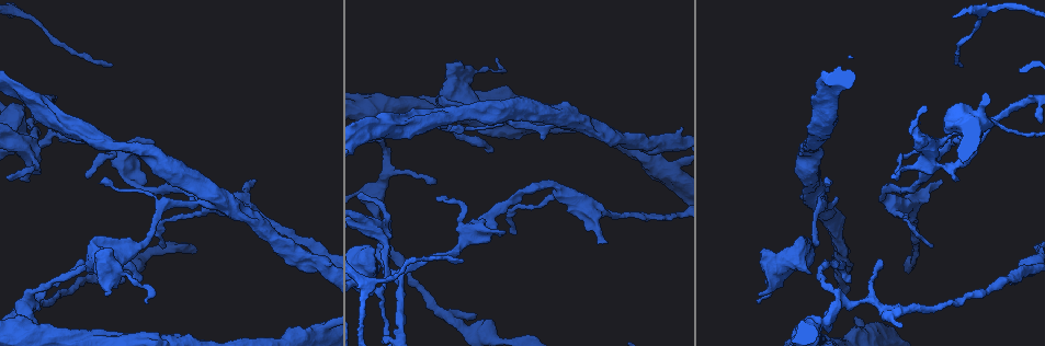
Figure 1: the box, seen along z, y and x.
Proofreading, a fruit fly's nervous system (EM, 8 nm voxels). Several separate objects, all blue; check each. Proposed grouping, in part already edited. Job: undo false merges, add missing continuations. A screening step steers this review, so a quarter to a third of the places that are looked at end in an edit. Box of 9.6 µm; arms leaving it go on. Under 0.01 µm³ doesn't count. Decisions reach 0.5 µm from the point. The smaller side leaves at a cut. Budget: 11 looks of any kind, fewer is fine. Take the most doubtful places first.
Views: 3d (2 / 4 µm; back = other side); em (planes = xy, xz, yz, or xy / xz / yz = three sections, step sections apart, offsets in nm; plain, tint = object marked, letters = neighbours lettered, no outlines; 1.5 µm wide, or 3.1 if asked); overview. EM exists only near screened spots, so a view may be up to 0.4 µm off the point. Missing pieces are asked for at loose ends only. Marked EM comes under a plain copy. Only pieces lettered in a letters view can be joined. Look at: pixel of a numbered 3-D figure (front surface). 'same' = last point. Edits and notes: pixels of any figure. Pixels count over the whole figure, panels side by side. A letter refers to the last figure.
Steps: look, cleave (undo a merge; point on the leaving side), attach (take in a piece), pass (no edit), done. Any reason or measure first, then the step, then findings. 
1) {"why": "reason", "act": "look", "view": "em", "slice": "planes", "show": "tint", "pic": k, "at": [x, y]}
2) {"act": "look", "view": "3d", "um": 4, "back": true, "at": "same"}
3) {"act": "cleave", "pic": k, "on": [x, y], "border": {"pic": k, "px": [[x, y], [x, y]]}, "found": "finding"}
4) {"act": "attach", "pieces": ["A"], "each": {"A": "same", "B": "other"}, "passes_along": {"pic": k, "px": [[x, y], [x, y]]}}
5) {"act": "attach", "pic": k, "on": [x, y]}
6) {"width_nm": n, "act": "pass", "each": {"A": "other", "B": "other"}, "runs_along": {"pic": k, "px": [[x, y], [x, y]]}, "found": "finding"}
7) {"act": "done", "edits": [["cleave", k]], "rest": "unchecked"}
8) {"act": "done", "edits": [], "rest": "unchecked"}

{"act": "look", "view": "em", "slice": "yz", "step": 8, "show": "tint", "pic": 1, "at": [607, 241]}

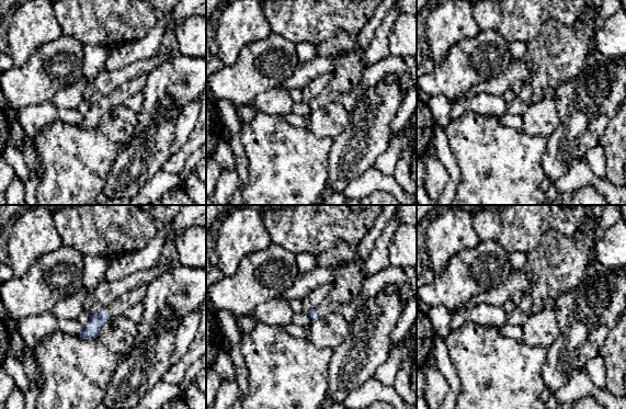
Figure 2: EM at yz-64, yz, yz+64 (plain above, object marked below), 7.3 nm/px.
{"why": "cut it another way", "act": "look", "view": "em", "slice": "planes", "show": "letters", "at": "same"}

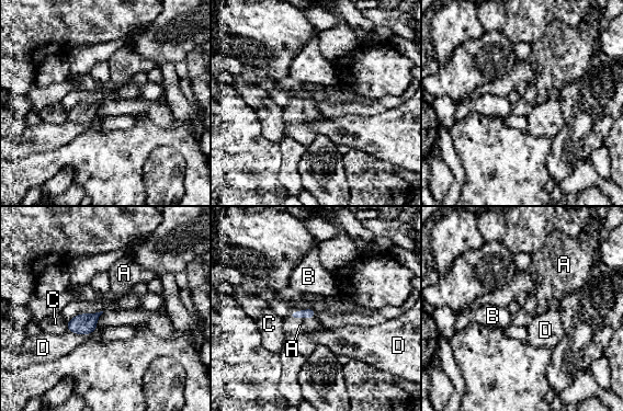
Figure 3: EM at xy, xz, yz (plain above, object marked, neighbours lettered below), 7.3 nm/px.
{"act": "attach", "pieces": ["A"], "each": {"A": "same", "B": "other", "C": "other", "D": "other"}, "passes_along": {"pic": 3, "px": [[308, 312], [302, 317], [299, 326]]}, "found": "it goes on there"}

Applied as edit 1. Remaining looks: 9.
{"why": "branch stops here", "act": "look", "view": "em", "slice": "planes", "show": "tint", "pic": 1, "at": [475, 314]}

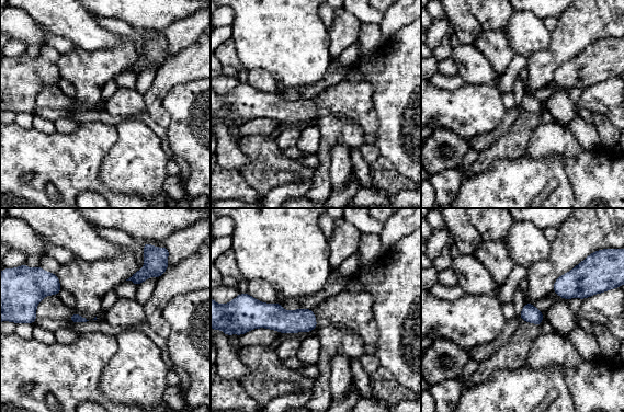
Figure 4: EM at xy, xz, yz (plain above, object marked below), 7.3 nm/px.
{"why": "what lies round it", "act": "look", "view": "em", "slice": "planes", "show": "letters", "at": "same"}

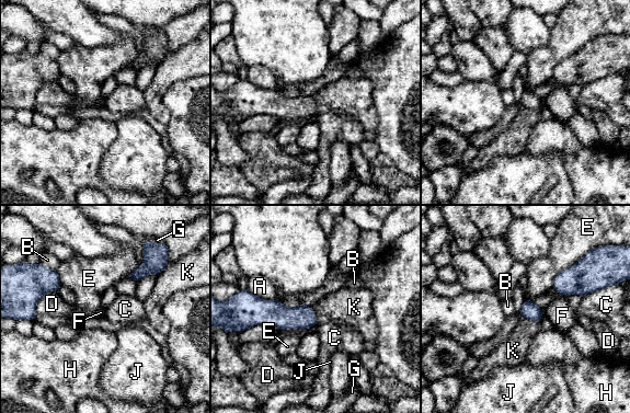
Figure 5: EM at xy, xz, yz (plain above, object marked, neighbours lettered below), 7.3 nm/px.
{"act": "pass", "each": {"A": "other", "B": "other", "C": "other", "D": "other", "E": "other", "F": "other", "G": "other", "H": "other", "J": "other", "K": "other"}, "found": "no lettered piece goes on from it"}

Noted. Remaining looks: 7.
{"why": "free end", "act": "look", "view": "3d", "um": 4, "pic": 1, "at": [759, 293]}

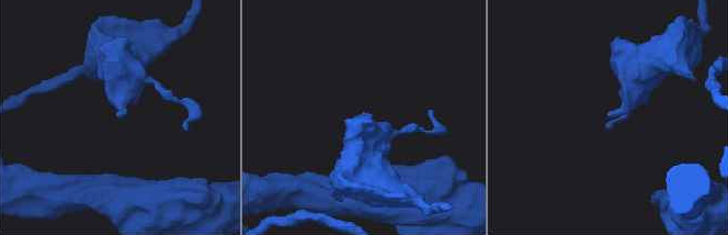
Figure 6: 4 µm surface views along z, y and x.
{"act": "look", "view": "em", "slice": "xy", "step": 4, "show": "tint", "pic": 6, "at": [609, 115]}

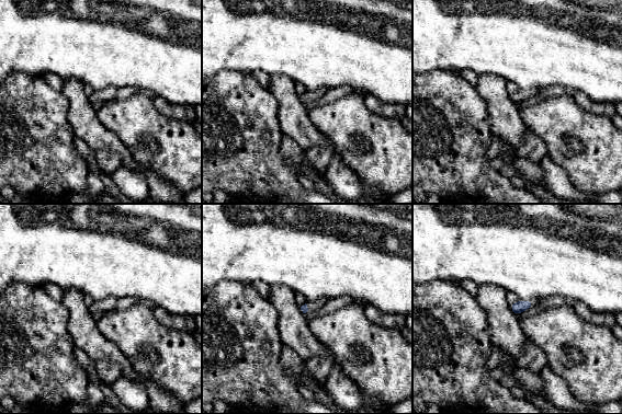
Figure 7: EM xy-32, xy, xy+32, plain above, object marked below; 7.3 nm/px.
{"why": "another direction", "act": "look", "view": "em", "slice": "yz", "step": 4, "show": "letters", "at": "same"}

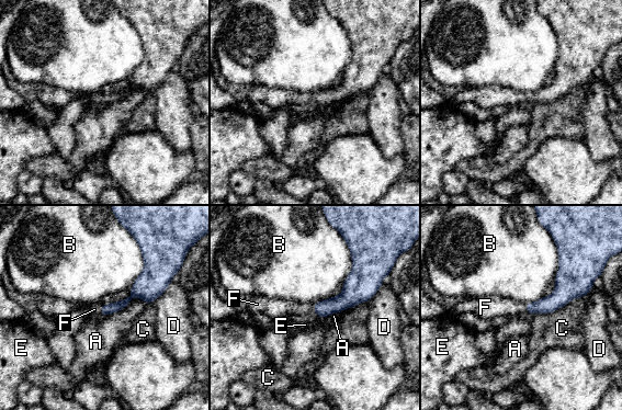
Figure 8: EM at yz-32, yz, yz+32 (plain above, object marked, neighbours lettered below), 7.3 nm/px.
{"longest_contact_nm": ["C", 440], "act": "attach", "pieces": ["F"], "each": {"A": "other", "B": "other", "C": "other", "D": "other", "E": "other", "F": "same"}, "passes_along": {"pic": 8, "px": [[347, 299], [314, 308], [280, 307]]}, "found": "the neuron continues"}

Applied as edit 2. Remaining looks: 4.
{"why": "redraw", "act": "look", "view": "overview"}

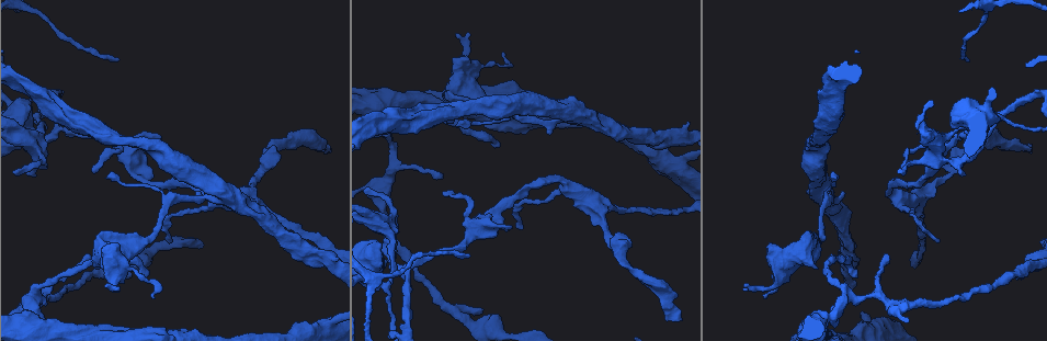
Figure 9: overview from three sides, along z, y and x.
{"act": "look", "view": "em", "slice": "yz", "step": 8, "show": "tint", "pic": 9, "at": [827, 316]}

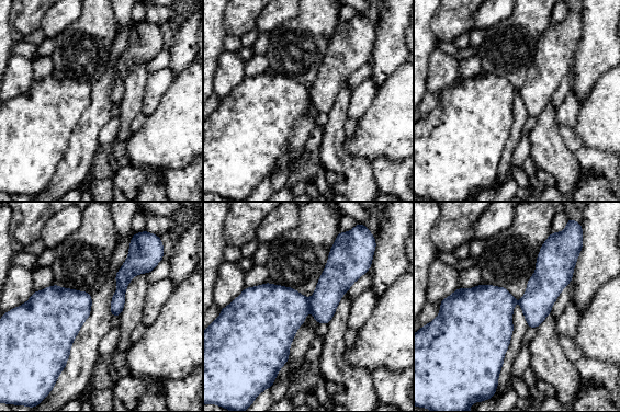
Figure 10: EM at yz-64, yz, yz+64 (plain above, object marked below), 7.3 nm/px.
{"act": "look", "view": "em", "slice": "planes", "show": "letters", "at": "same"}

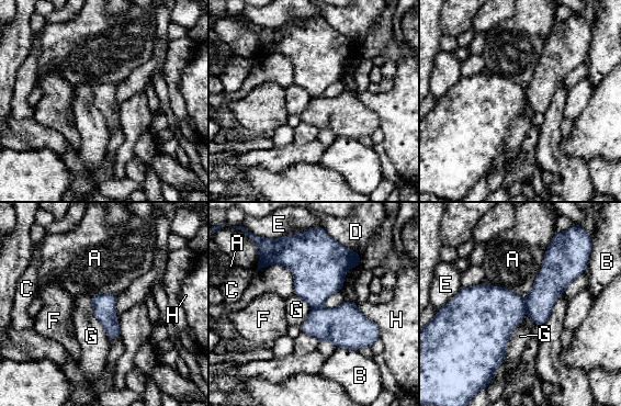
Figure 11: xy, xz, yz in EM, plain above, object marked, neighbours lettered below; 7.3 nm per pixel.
{"width_nm": 180, "act": "cleave", "pic": 11, "on": [550, 282], "each": {"A": "other", "B": "other", "C": "other", "D": "other", "E": "other", "F": "other", "G": "other", "H": "other"}, "border": {"pic": 11, "px": [[523, 300], [526, 309]]}, "found": "two neurons meet here"}

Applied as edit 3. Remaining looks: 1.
{"act": "done", "edits": [["attach", 3], ["attach", 8], ["cleave", 11]], "rest": "unchecked"}

